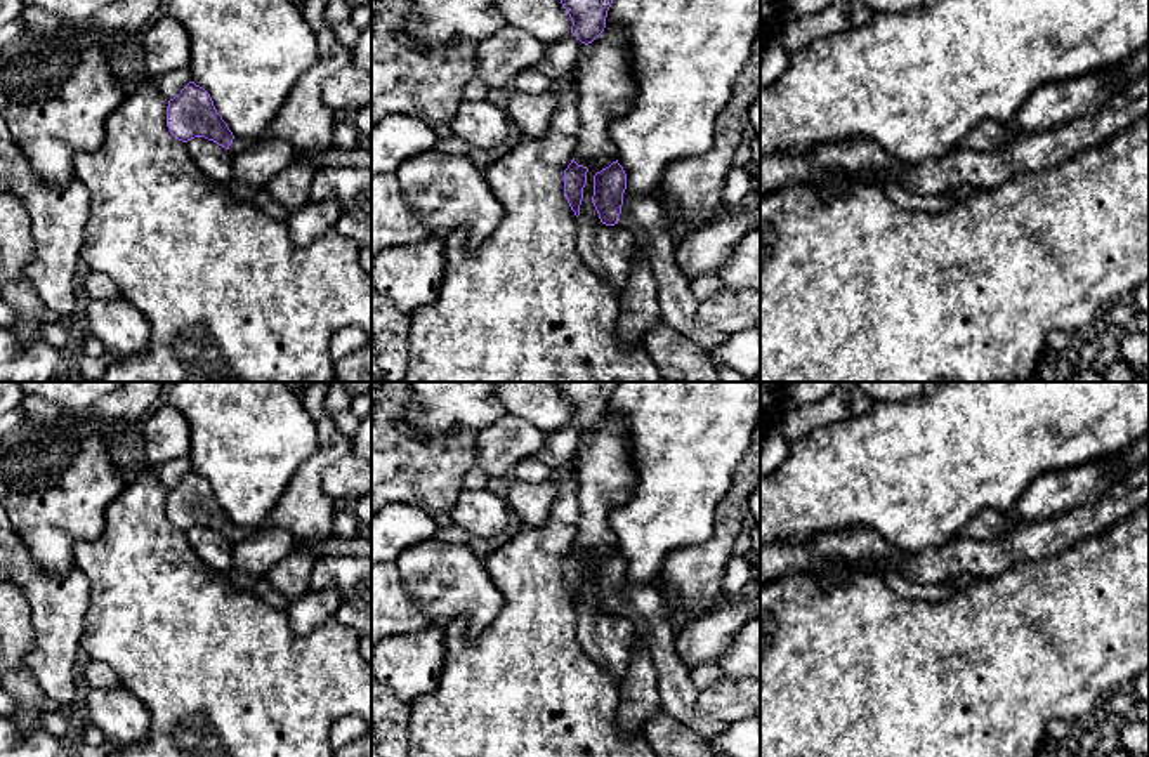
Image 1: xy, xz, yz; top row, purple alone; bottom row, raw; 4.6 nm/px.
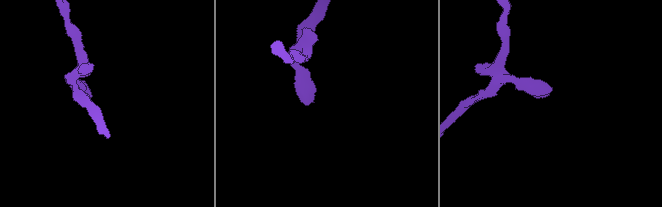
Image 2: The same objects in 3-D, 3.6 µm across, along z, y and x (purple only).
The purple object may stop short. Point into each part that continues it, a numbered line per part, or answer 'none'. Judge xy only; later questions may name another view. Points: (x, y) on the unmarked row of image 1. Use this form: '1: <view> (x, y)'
1: xy (238, 533)

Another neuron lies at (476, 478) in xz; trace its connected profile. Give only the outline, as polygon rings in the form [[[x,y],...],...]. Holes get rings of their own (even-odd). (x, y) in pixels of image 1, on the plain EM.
[[[474,465],[465,474],[465,477],[462,481],[462,490],[483,490],[483,488],[486,488],[486,483],[488,483],[486,472]]]

